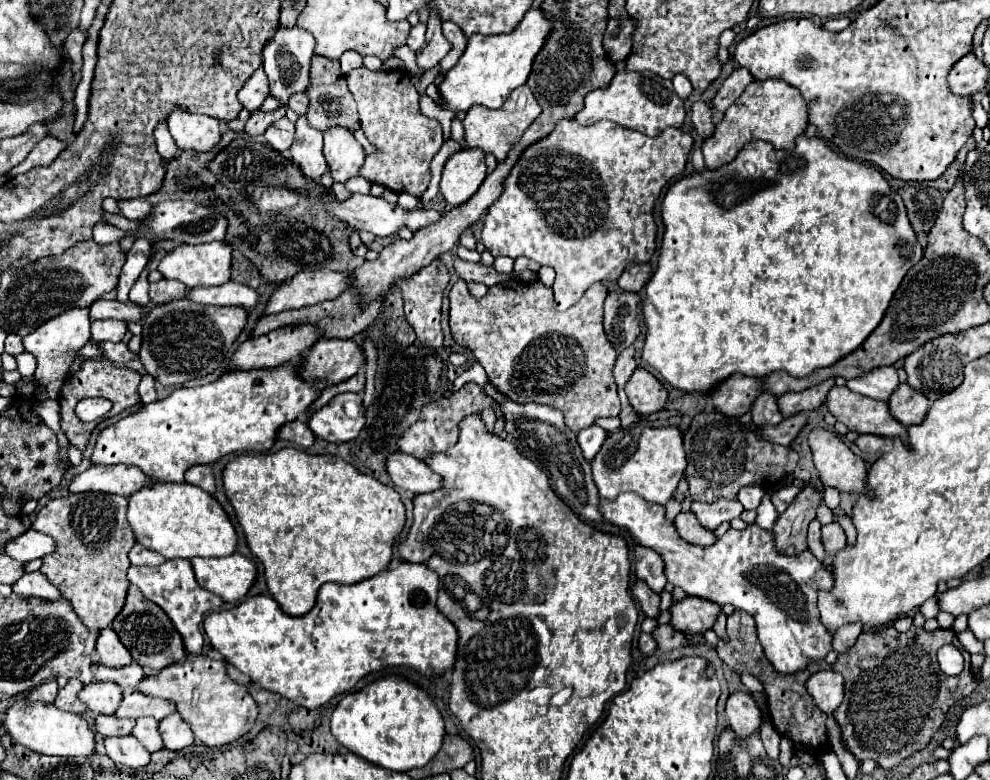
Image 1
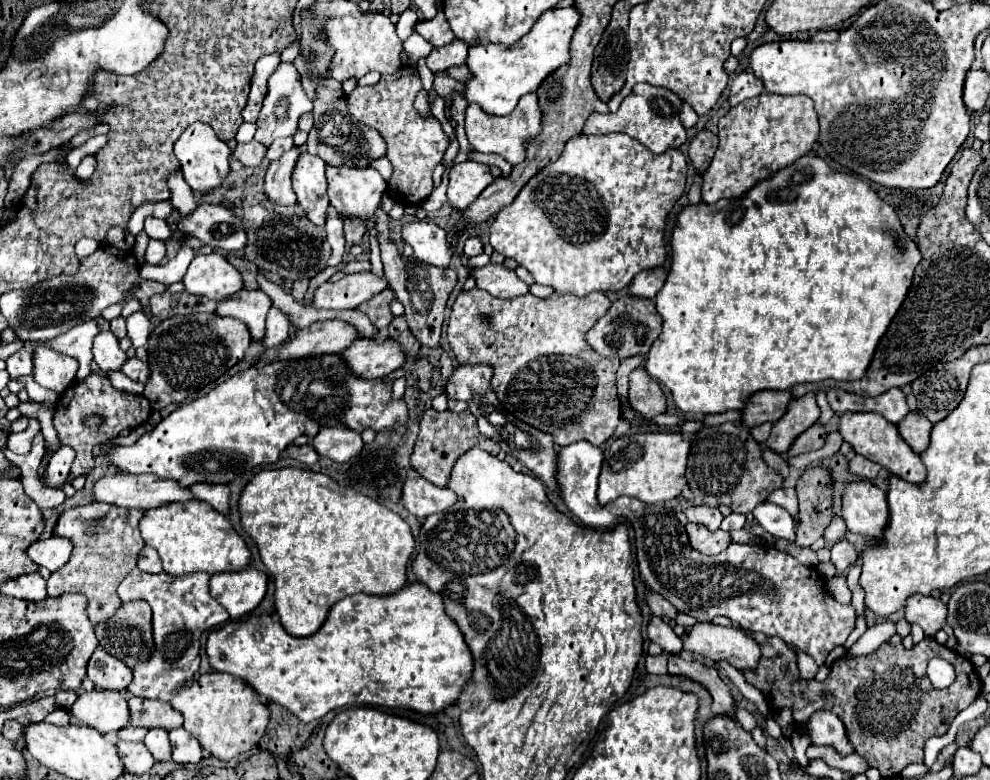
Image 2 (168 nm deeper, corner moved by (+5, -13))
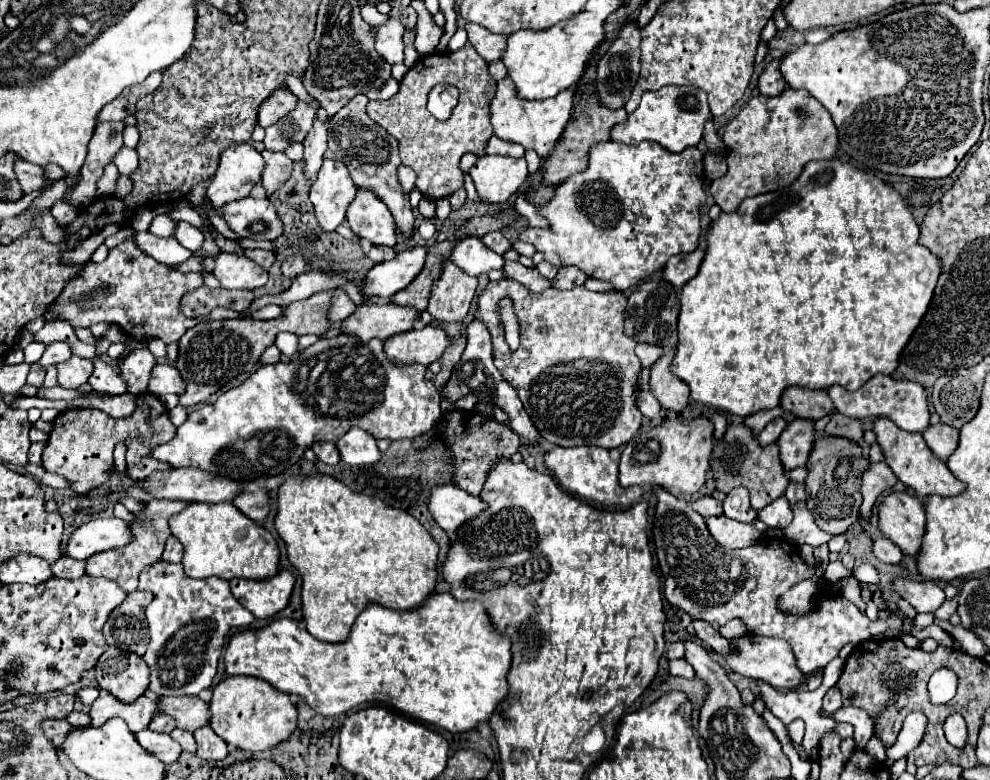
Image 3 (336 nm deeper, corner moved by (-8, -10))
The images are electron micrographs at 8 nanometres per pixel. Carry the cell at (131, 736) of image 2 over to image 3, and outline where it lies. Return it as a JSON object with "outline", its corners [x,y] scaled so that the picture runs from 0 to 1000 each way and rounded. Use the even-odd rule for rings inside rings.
{"outline":[[[159,913],[157,921],[155,921],[155,926],[151,928],[151,933],[157,936],[157,938],[175,938],[175,936],[179,933],[179,926],[177,926],[177,921],[173,921],[171,915]]]}

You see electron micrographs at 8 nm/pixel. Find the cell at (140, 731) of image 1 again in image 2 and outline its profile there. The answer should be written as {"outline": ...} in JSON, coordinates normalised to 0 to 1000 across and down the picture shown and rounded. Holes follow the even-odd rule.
{"outline":[[[152,935],[145,945],[145,955],[158,971],[158,976],[170,976],[172,973],[172,950],[170,940],[166,935]]]}

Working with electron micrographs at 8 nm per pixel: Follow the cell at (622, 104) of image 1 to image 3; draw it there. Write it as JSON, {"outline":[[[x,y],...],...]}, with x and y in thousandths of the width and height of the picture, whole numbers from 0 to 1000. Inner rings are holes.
{"outline":[[[670,110],[662,118],[652,118],[647,126],[645,138],[635,146],[633,156],[623,159],[619,164],[617,177],[621,182],[643,187],[649,179],[660,179],[672,187],[678,195],[688,195],[694,187],[704,187],[712,159],[720,151],[716,133],[714,133],[714,118],[700,113],[700,110]]]}

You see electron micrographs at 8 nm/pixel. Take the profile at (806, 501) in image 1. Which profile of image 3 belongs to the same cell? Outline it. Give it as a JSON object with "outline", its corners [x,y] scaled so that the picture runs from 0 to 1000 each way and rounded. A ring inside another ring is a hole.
{"outline":[[[829,556],[821,567],[821,577],[815,590],[815,651],[823,662],[823,669],[829,679],[839,685],[852,685],[866,667],[870,636],[870,608],[878,600],[878,590],[872,585],[872,577],[866,567]]]}

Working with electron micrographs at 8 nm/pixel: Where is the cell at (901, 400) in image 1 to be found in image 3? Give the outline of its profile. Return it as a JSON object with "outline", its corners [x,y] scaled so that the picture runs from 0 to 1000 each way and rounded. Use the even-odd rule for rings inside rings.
{"outline":[[[955,544],[940,546],[940,551],[936,551],[932,556],[932,562],[934,562],[936,572],[942,577],[942,582],[951,590],[957,590],[969,572],[969,551],[955,546]]]}

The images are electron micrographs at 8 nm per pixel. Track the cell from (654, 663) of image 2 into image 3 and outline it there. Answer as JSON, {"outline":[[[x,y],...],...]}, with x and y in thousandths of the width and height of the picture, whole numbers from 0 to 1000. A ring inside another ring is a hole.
{"outline":[[[678,846],[676,849],[676,862],[680,867],[690,867],[690,869],[702,869],[702,859],[694,846]]]}

